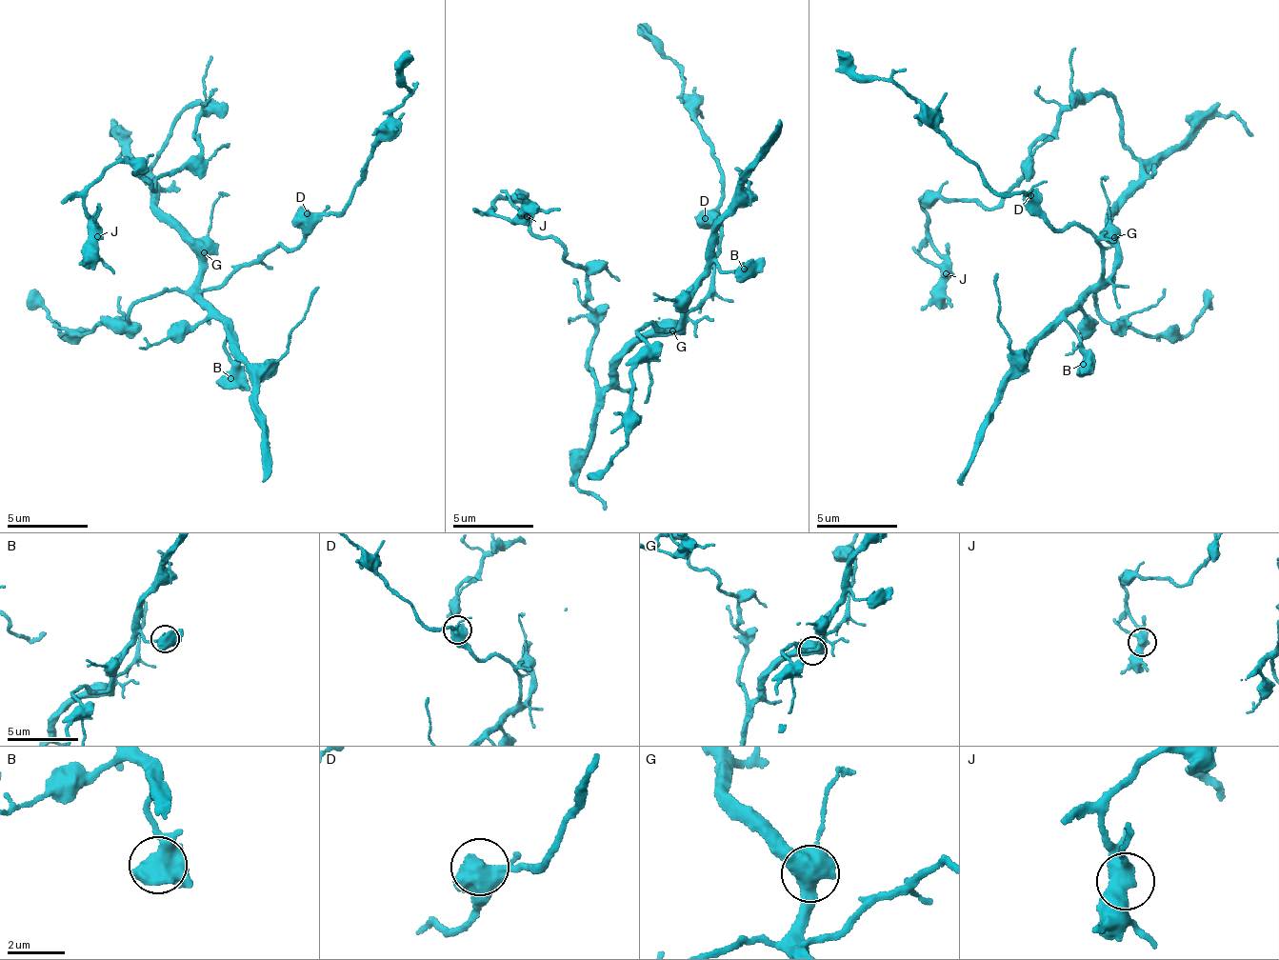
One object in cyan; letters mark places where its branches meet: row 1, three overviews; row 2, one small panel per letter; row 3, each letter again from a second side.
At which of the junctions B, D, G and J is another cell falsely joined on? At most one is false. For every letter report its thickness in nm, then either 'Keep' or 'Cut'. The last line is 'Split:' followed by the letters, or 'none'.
B: Thickness 500 nm. Keep
D: Thickness 550 nm. Keep
G: Thickness 500 nm. Keep
J: Thickness 460 nm. Keep
Split: none

